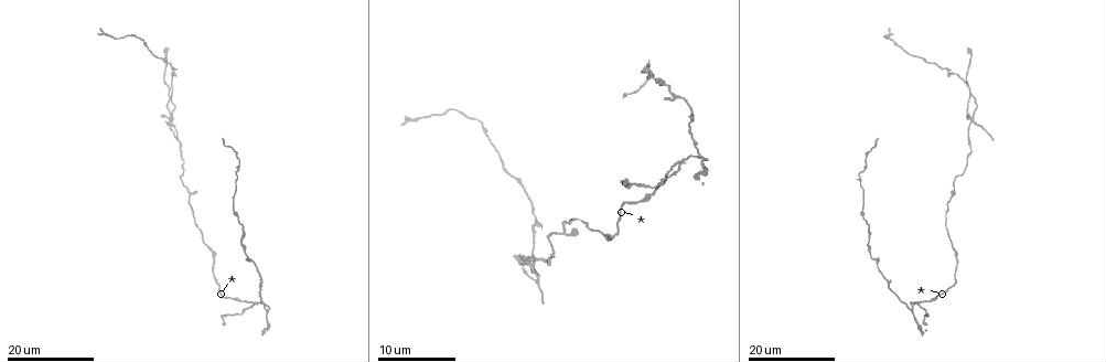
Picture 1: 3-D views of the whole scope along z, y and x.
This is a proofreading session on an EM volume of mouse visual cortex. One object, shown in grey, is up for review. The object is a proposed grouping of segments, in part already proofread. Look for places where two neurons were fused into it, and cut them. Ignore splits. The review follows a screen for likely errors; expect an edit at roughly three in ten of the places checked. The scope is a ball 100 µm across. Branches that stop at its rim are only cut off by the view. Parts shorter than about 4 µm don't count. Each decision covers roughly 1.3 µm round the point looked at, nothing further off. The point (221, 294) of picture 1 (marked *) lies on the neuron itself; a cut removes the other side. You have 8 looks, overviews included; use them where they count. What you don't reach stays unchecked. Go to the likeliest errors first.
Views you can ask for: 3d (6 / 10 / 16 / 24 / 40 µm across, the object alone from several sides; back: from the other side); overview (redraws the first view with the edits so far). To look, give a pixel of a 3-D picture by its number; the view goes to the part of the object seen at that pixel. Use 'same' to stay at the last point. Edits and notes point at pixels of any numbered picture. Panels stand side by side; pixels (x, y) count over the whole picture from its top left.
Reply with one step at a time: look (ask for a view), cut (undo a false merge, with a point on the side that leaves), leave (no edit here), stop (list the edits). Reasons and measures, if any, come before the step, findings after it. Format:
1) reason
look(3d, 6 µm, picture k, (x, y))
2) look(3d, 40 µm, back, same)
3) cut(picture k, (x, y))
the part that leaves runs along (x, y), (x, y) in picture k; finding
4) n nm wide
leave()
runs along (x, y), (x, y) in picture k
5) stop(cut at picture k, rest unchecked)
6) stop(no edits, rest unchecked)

looks like a crossing
look(3d, 24 µm, picture 1, (532, 265))

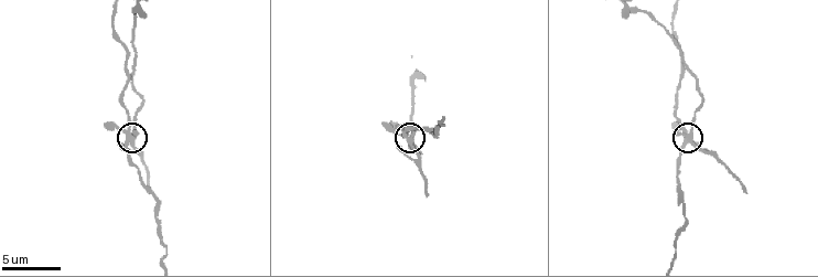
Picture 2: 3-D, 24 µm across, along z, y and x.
zoom in
look(3d, 10 µm, picture 2, (692, 141))

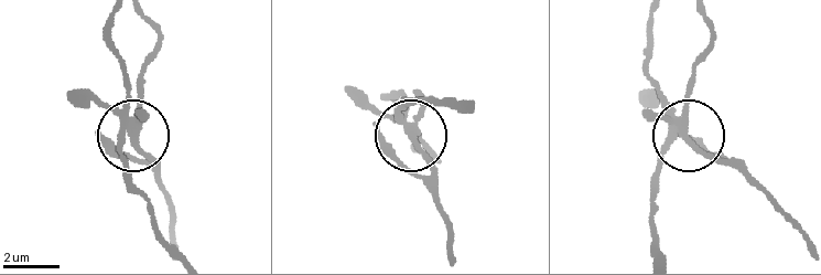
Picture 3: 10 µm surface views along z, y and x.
270 nm wide
cut(picture 3, (391, 151))
the part that leaves runs along (126, 124), (154, 41), (147, 19) in picture 3; a second neuron is stuck on

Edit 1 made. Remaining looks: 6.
redraw
look(overview)

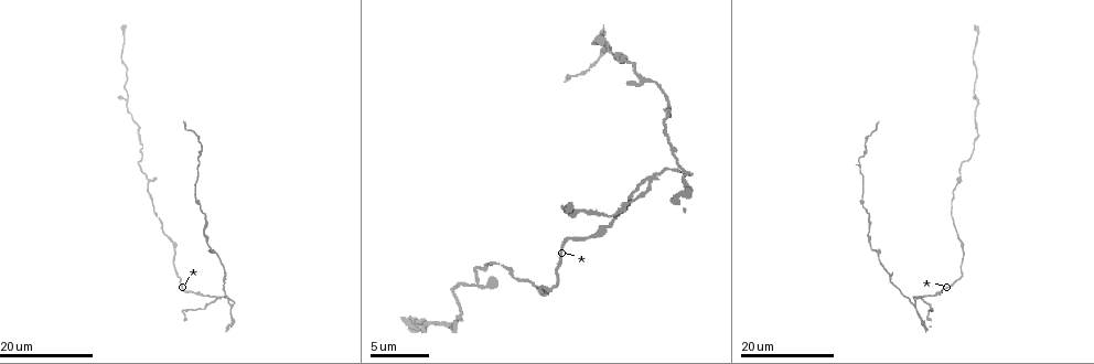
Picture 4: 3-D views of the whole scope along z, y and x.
calibre changes
look(3d, 16 µm, picture 4, (126, 66))

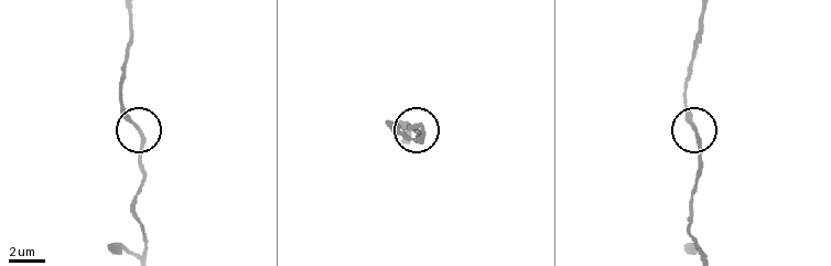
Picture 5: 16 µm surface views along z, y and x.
zoom in
look(3d, 6 µm, picture 5, (696, 131))

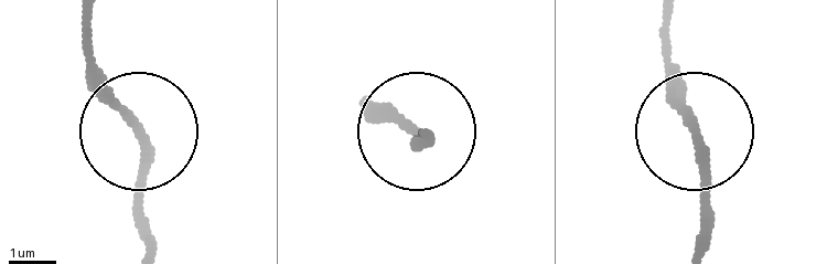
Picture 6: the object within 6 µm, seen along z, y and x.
leave()
runs along (699, 252), (699, 133), (667, 54) in picture 6; one neuron here

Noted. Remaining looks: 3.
side arm on a straight run
look(3d, 24 µm, picture 4, (919, 298))

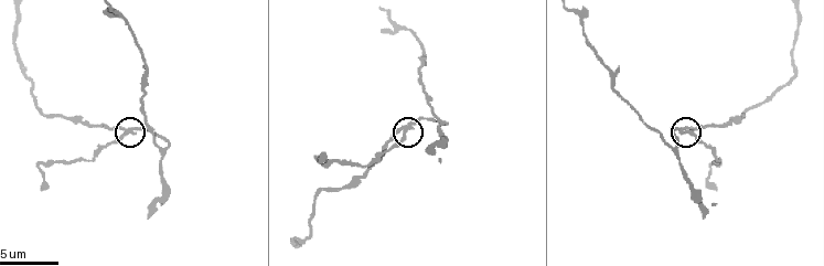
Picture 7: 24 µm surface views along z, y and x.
look(3d, 10 µm, picture 7, (686, 130))

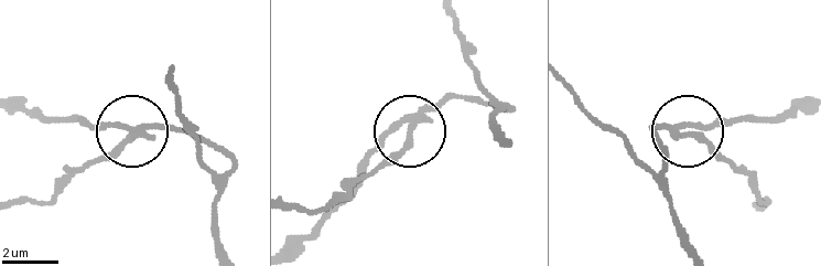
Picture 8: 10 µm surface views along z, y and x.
3 arms
cut(picture 8, (116, 146))
two neurons meet here

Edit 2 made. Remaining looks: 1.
stop(cut at picture 3, cut at picture 8, rest unchecked)

